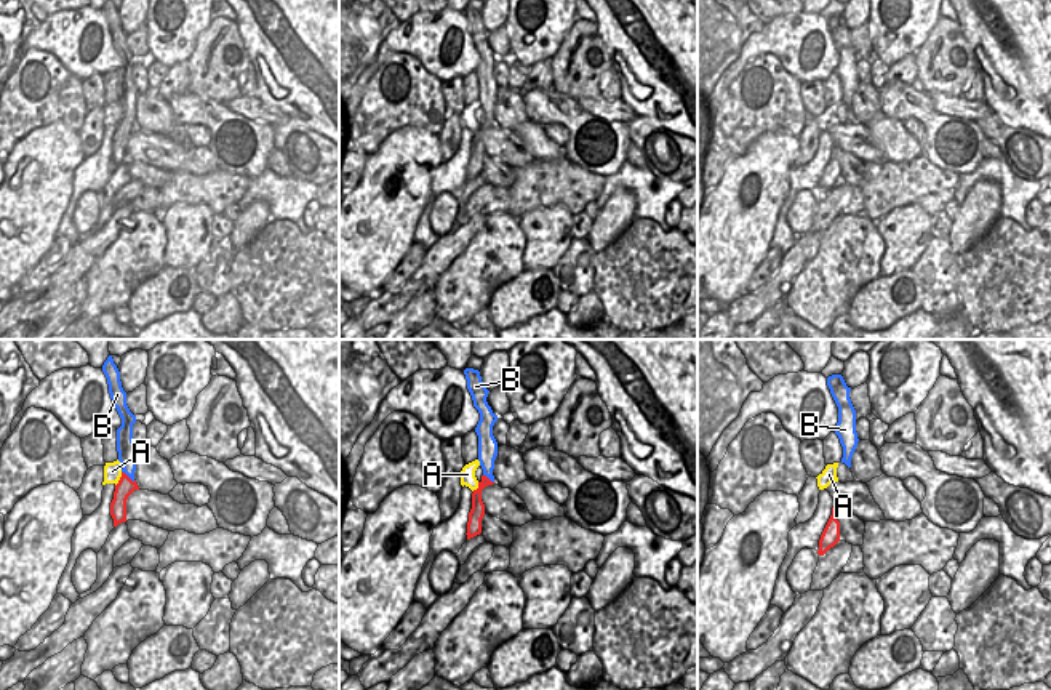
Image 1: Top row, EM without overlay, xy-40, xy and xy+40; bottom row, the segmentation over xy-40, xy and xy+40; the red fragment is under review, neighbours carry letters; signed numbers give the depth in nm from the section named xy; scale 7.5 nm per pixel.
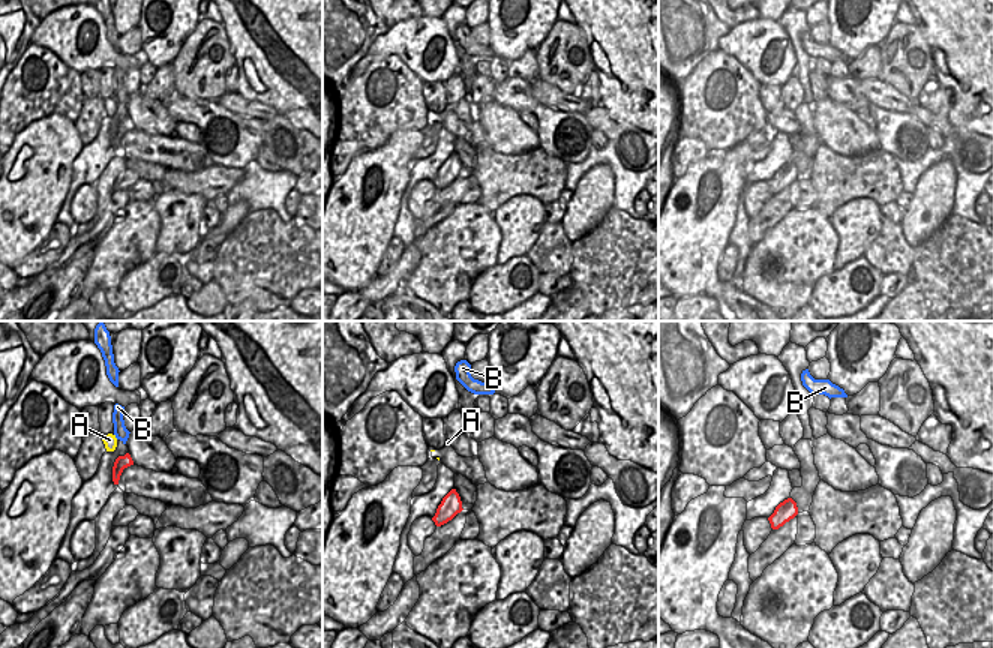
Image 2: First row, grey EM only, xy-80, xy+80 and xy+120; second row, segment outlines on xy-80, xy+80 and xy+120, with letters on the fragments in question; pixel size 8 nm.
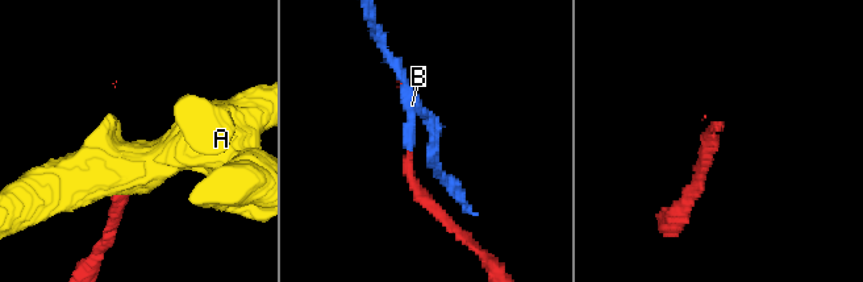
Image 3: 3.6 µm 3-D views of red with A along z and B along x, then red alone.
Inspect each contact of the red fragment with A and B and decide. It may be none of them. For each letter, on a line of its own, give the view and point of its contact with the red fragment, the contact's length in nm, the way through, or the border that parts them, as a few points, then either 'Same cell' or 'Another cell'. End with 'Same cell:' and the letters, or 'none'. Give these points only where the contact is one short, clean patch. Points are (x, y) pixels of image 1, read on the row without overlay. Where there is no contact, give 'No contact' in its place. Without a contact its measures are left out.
A: Touches red at xy-40 (120, 120). Shared border 120 nm. Boundary: xy-40 (122, 114), (115, 127). Another cell
B: Touches red at xy-40 (127, 117). Shared border 130 nm. Another cell
Same cell: none.

